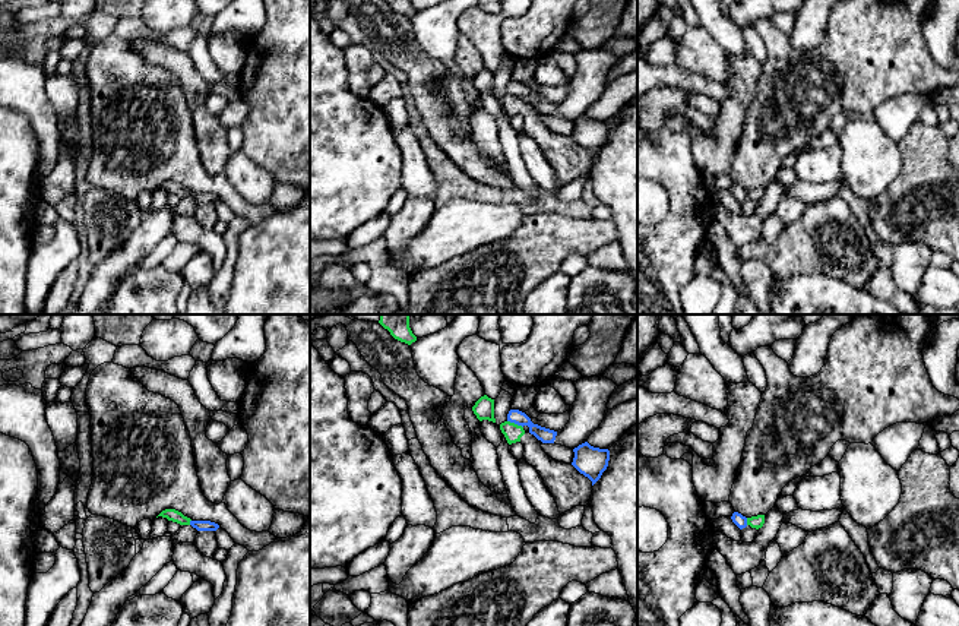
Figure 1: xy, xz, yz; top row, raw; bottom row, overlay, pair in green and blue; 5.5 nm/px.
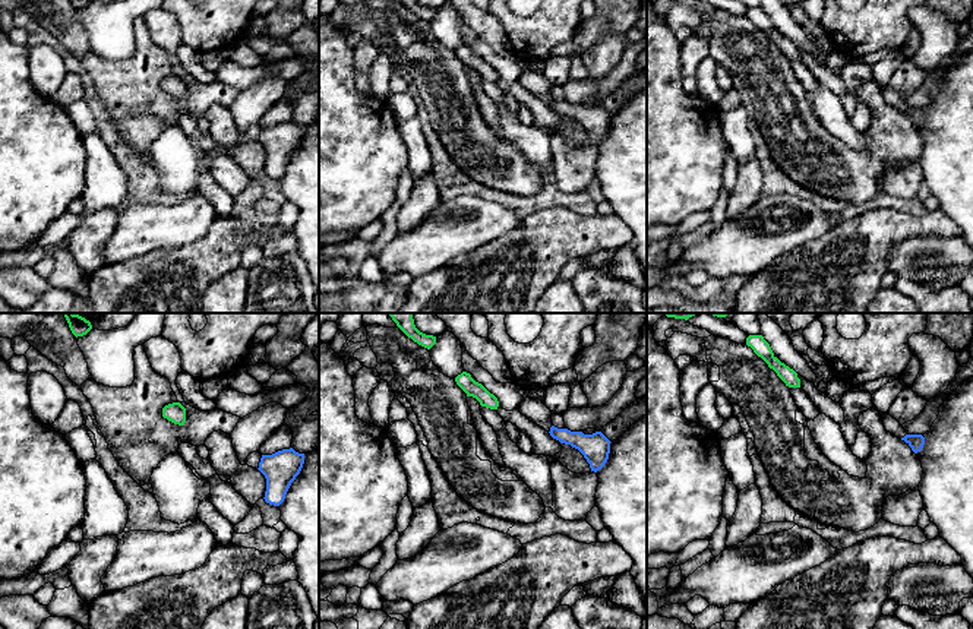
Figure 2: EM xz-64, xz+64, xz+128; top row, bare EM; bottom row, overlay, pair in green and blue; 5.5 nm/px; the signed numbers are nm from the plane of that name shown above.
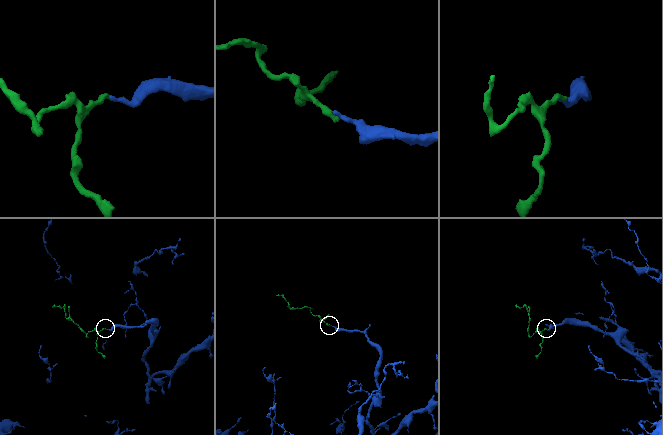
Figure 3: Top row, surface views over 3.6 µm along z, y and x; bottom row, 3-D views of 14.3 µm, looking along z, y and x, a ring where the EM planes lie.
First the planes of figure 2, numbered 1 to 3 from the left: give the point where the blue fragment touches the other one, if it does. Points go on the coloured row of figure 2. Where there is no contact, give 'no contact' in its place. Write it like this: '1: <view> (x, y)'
1: no contact
2: no contact
3: no contact

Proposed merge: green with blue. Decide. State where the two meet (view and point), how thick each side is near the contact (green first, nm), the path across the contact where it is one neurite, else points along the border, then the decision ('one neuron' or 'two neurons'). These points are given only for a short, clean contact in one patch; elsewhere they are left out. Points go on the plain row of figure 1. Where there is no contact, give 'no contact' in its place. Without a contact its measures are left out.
contact xz (513, 95); calibres 100 and 80 nm; border xz (508, 92), (522, 100); two neurons

